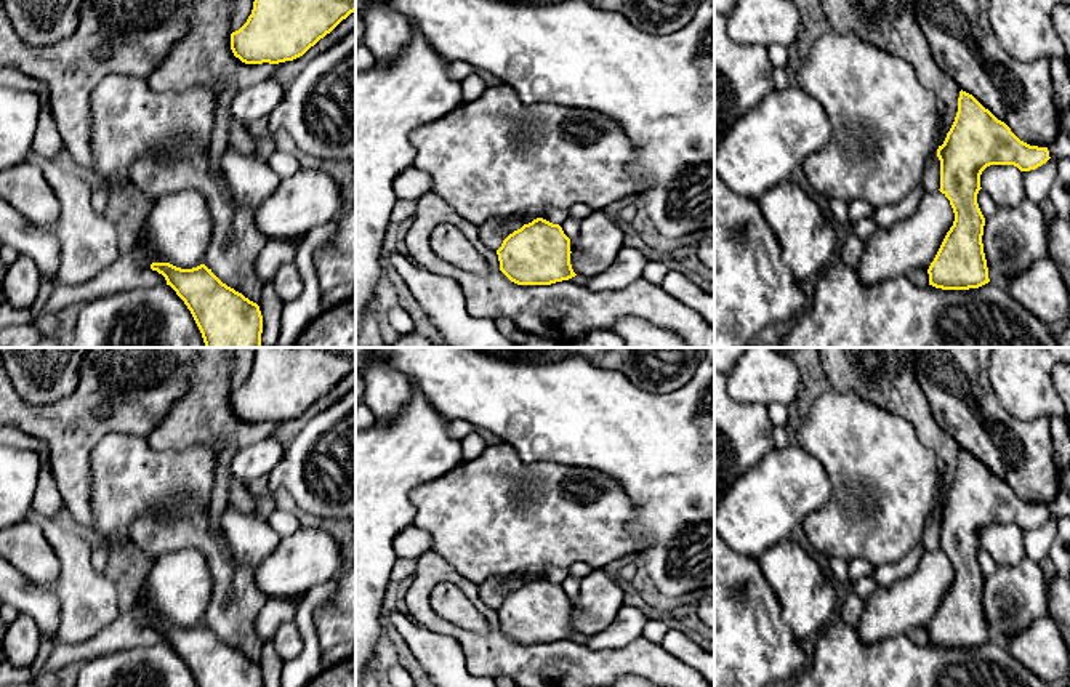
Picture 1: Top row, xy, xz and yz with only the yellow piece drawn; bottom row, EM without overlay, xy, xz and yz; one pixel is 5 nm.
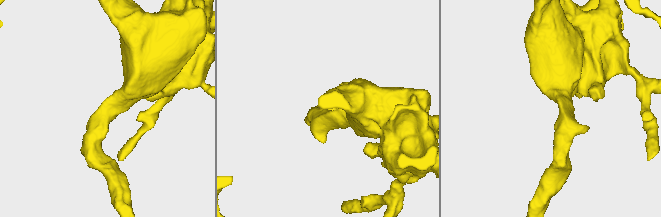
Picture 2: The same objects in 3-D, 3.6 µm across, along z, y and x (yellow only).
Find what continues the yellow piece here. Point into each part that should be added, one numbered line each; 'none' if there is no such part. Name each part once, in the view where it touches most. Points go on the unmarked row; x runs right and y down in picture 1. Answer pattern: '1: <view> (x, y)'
none

